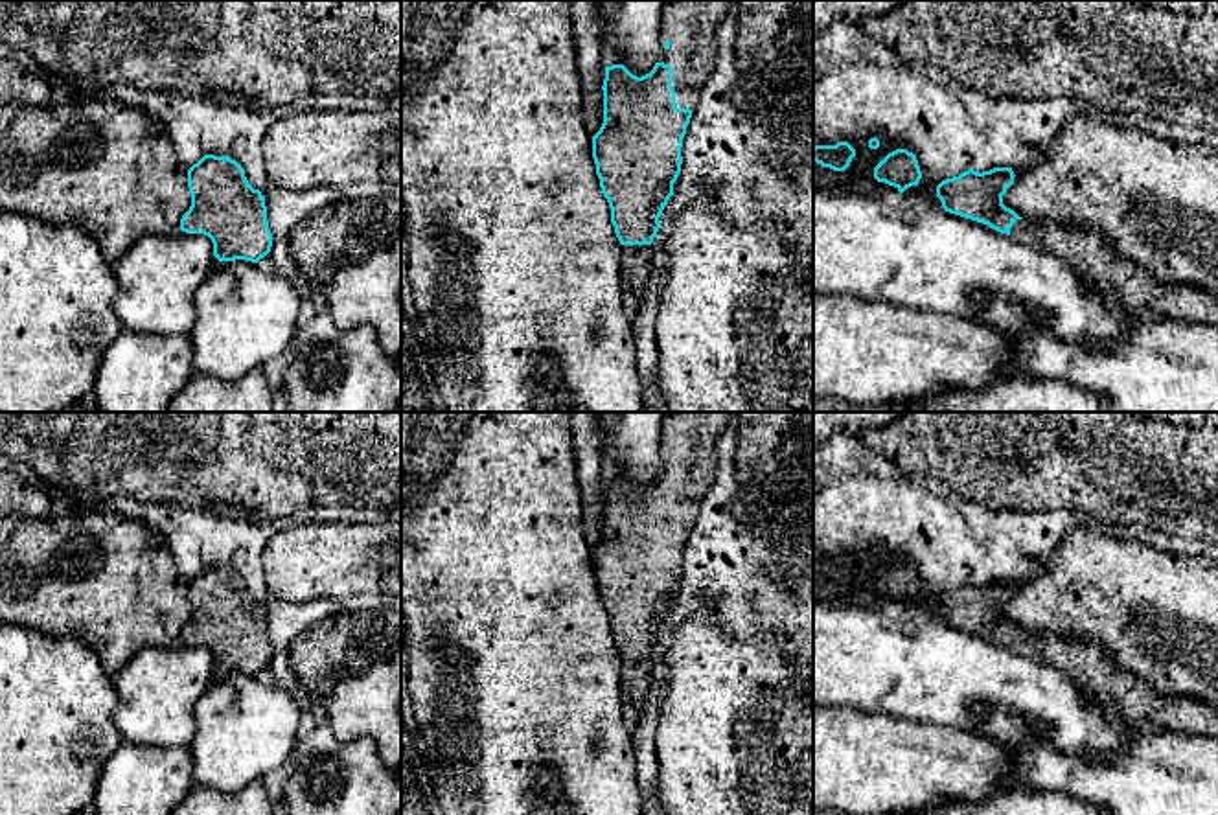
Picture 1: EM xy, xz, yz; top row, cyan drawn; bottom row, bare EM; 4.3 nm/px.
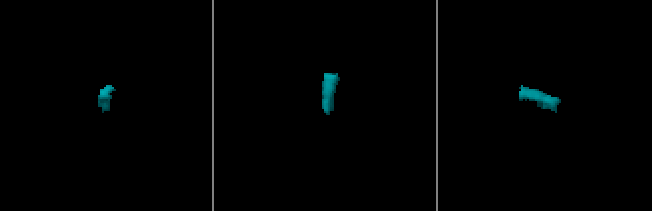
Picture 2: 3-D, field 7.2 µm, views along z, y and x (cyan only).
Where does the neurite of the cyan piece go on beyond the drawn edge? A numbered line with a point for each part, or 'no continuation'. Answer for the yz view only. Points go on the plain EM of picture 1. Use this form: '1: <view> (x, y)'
1: yz (1090, 666)

